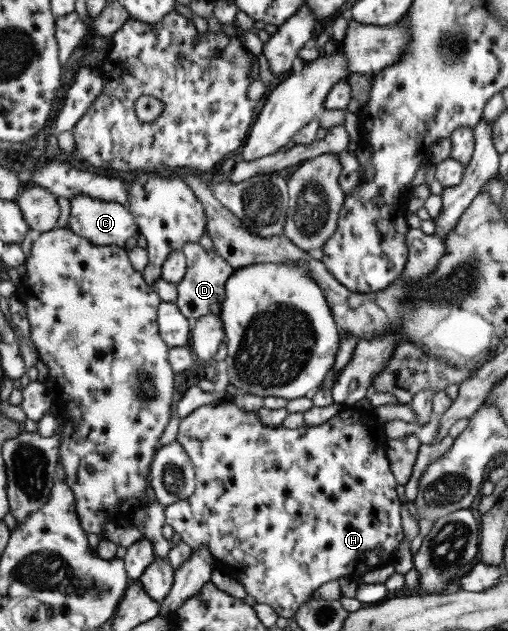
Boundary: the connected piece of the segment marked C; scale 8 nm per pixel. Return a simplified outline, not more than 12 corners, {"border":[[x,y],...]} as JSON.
{"border":[[72,197],[68,227],[100,246],[140,233],[128,206]]}

